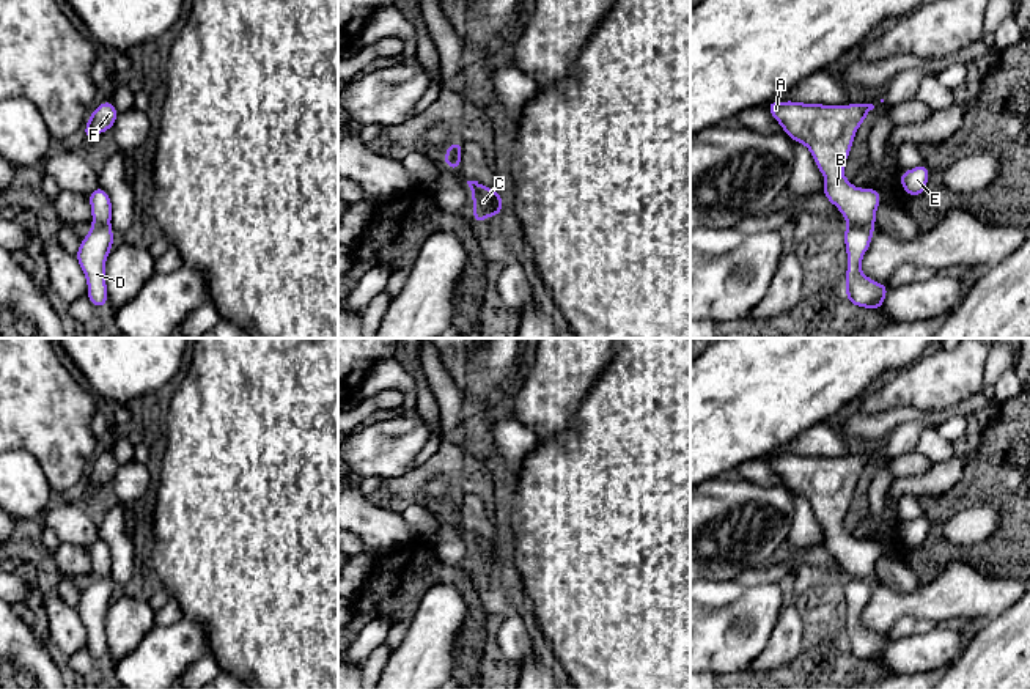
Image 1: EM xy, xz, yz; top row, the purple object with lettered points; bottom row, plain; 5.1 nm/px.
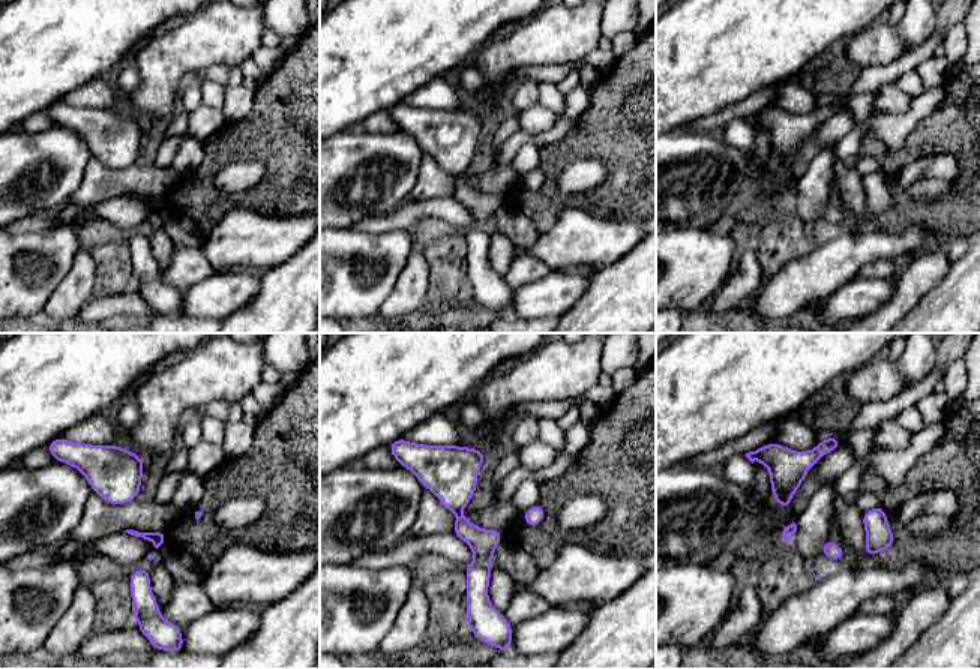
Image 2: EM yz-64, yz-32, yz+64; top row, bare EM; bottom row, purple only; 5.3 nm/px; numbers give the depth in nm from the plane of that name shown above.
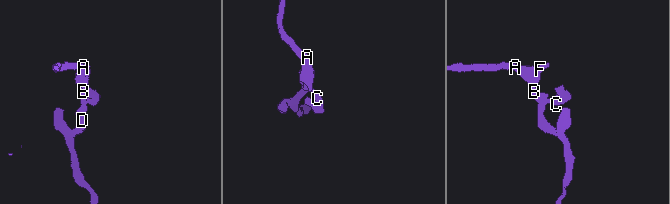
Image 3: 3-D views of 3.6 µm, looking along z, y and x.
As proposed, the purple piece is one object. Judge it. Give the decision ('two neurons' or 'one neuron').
two neurons

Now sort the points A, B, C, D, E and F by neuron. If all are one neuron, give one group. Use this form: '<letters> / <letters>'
A B C E F / D

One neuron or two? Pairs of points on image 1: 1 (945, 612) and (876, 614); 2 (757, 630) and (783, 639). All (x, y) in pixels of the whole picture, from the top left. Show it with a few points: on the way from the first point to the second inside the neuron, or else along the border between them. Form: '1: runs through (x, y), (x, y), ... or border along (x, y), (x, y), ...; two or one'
1: runs through (928, 606), (893, 606); one
2: border along (787, 601), (766, 645), (749, 666); two

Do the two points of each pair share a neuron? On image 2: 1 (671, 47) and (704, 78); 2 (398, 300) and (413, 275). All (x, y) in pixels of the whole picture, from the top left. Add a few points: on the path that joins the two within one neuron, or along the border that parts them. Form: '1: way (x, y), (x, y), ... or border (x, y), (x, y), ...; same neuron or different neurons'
1: way (679, 54), (697, 71); same neuron
2: way (404, 294), (413, 281); same neuron

